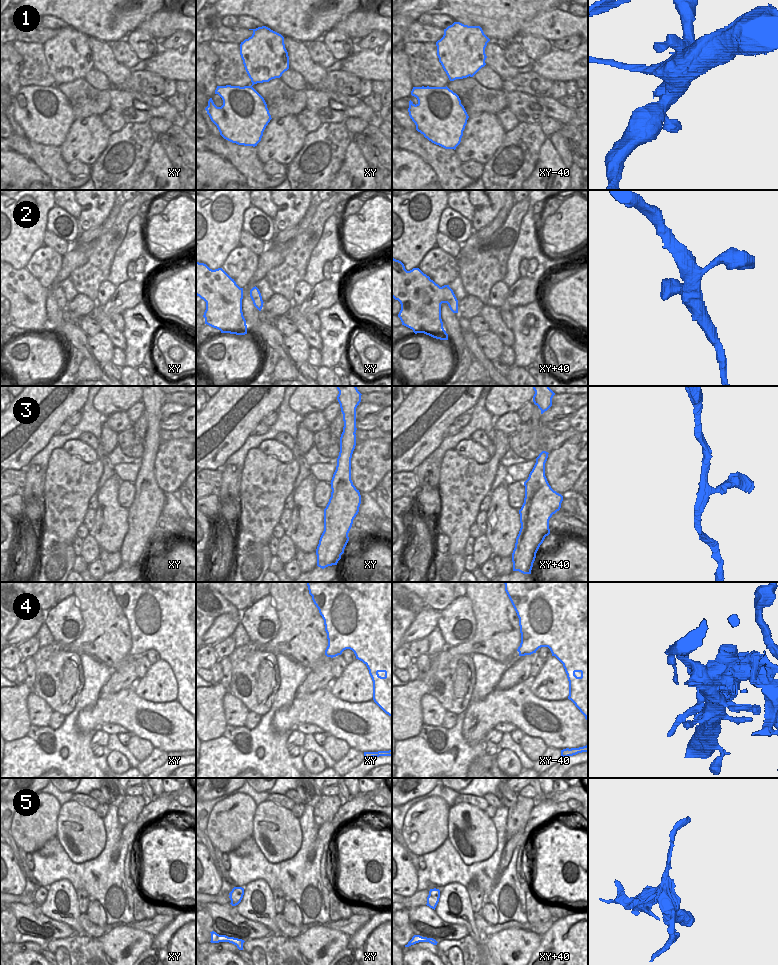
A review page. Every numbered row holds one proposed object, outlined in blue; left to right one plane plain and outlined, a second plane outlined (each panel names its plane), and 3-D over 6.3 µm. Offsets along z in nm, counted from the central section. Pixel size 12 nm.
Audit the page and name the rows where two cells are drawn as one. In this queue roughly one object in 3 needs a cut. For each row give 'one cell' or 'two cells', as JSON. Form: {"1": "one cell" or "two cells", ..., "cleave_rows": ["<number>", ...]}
{"1": "two cells", "2": "one cell", "3": "one cell", "4": "two cells", "5": "two cells", "cleave_rows": ["1", "4", "5"]}

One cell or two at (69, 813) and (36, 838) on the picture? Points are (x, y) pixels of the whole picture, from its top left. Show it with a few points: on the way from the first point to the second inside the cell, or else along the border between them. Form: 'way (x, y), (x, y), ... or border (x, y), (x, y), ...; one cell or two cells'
border (61, 805), (58, 811), (57, 832), (55, 835); two cells

